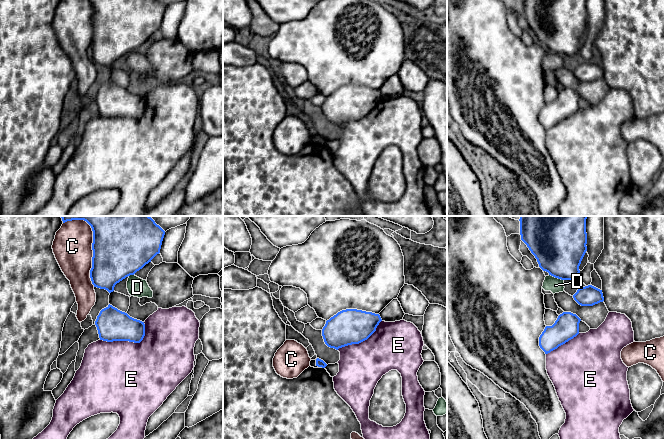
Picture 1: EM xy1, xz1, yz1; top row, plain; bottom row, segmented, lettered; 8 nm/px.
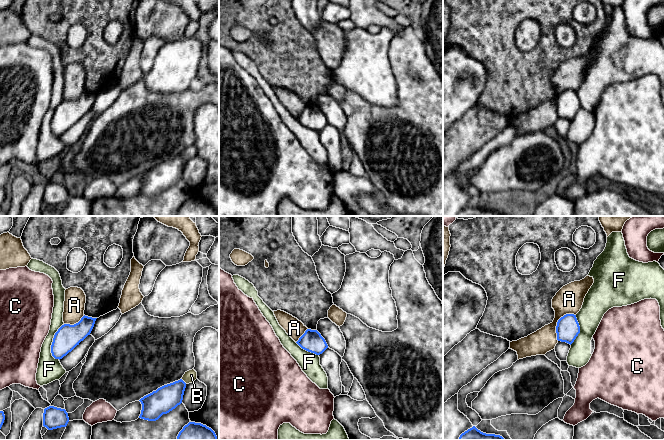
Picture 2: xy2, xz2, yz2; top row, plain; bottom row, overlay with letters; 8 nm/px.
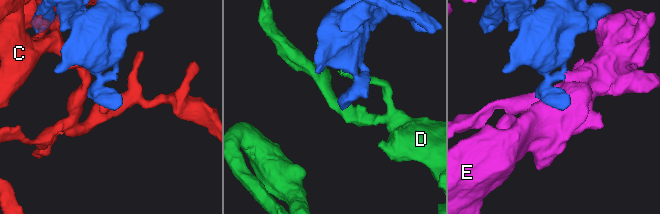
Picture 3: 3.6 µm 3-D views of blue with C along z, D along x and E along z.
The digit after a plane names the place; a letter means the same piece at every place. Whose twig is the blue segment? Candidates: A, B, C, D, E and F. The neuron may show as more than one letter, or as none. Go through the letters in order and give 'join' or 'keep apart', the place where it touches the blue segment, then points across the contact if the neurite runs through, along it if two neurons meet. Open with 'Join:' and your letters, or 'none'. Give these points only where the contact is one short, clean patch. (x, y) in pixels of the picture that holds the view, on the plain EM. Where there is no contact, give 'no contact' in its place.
Join: E
A: keep apart | yz2 (557, 98)
B: keep apart | xy2 (183, 157)
C: keep apart | xy1 (93, 31)
D: keep apart | yz1 (556, 53)
E: join | xy1 (128, 116)
F: keep apart | xy2 (53, 117)

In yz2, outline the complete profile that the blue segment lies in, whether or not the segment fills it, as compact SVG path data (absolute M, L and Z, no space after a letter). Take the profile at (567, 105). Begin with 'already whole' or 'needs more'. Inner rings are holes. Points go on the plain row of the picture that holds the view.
already whole | M566 90L561 93L556 102L557 116L572 120L580 109L580 102L576 91Z

